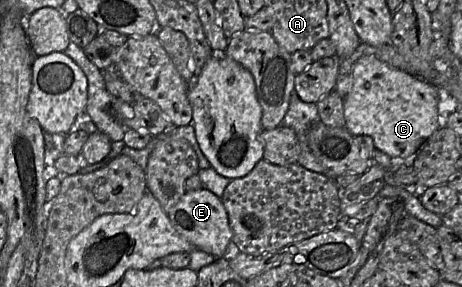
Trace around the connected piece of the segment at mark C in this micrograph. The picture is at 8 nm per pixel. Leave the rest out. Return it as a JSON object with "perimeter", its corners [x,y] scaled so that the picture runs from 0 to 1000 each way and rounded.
{"perimeter":[[[784,195],[764,226],[758,310],[745,341],[747,446],[764,474],[805,477],[812,516],[848,551],[892,551],[926,481],[959,439],[959,397],[955,404],[950,390],[957,345],[955,317],[939,296],[851,237],[812,195]]]}

